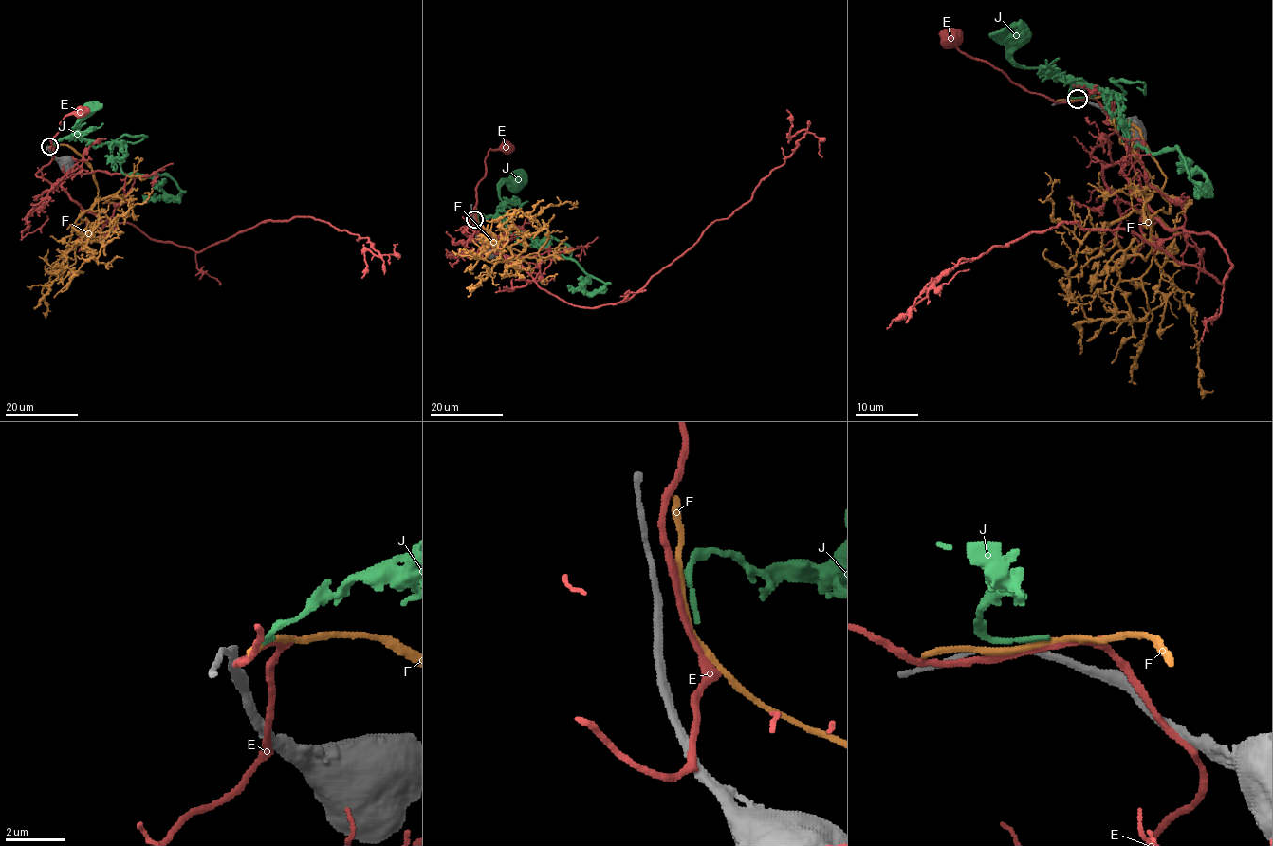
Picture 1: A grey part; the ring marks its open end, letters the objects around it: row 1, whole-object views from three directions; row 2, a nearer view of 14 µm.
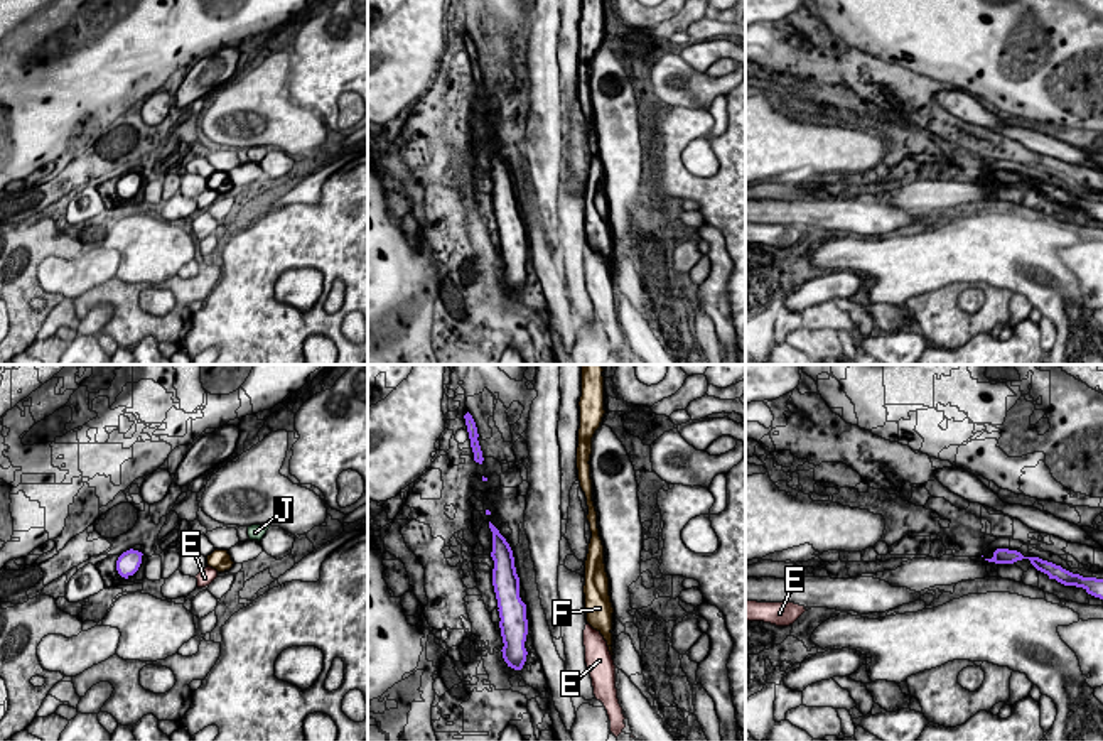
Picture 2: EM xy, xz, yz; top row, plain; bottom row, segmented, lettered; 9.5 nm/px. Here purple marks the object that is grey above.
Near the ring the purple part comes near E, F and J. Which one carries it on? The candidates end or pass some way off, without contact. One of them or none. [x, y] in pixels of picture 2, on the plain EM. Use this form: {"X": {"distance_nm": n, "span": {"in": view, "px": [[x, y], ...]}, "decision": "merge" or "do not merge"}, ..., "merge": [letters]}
{"E": {"distance_nm": 550, "span": {"in": "xy", "px": [[140, 184], [196, 198]]}, "decision": "do not merge"}, "F": {"distance_nm": 550, "span": {"in": "xz", "px": [[525, 227], [584, 215]]}, "decision": "merge"}, "J": {"distance_nm": 1000, "span": {"in": "xy", "px": [[142, 176], [248, 157]]}, "decision": "do not merge"}, "merge": ["F"]}

